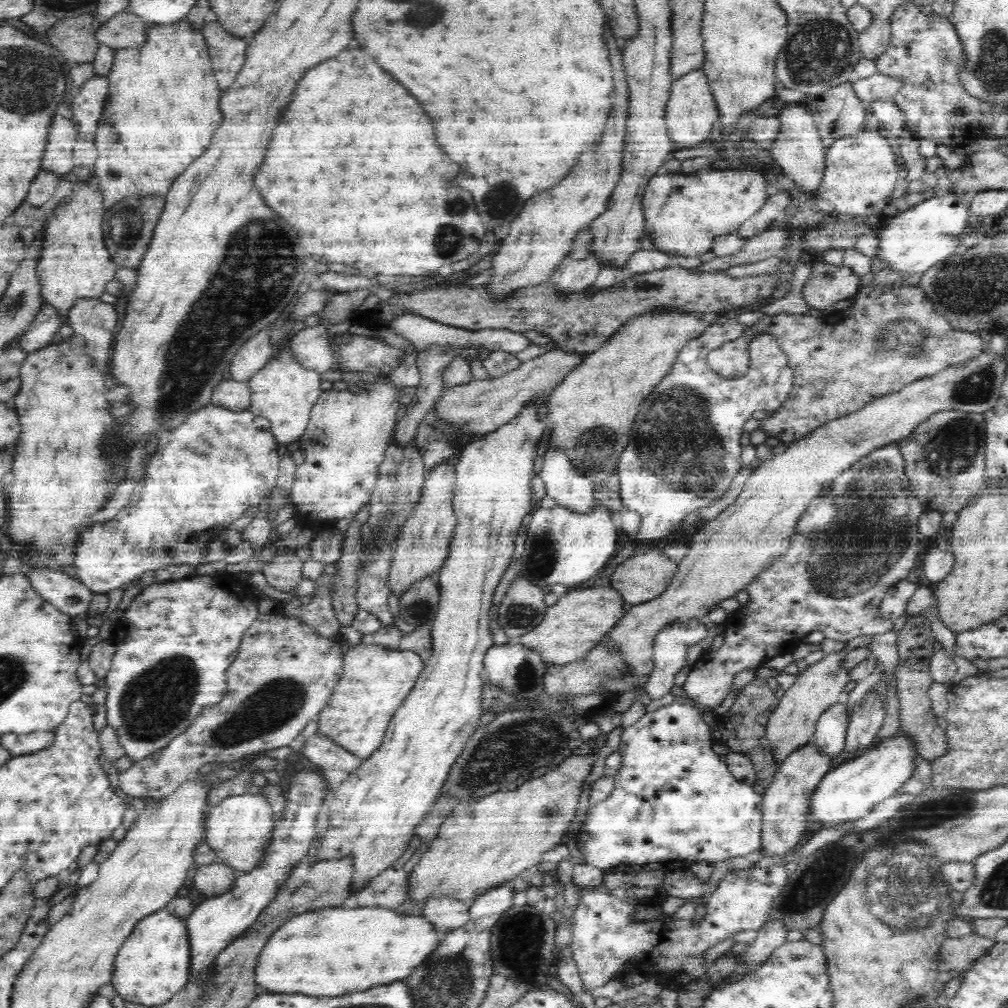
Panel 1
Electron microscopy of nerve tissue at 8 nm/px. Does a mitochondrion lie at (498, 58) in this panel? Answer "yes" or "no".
no

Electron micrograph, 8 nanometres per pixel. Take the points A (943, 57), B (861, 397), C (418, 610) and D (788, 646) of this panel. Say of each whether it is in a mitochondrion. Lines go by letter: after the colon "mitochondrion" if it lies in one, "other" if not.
A: mitochondrion
B: other
C: mitochondrion
D: other

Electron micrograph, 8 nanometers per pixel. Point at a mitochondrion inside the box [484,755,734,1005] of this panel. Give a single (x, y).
(519, 940)

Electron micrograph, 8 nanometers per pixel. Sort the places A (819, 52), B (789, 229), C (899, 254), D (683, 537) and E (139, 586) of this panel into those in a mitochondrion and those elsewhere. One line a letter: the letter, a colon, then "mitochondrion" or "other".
A: mitochondrion
B: other
C: other
D: other
E: other

